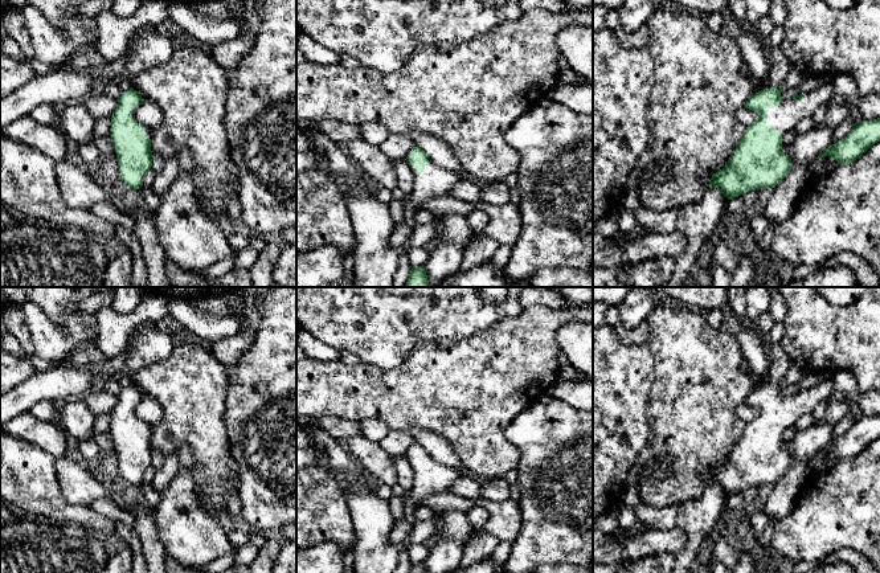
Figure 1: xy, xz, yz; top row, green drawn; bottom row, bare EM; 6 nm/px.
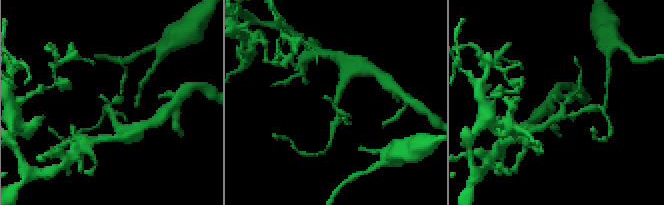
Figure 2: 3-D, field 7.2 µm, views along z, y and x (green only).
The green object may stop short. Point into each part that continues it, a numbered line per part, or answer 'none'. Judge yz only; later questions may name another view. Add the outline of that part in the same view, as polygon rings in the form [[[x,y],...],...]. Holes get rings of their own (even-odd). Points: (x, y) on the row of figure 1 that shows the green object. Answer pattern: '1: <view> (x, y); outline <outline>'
1: yz (784, 117); outline [[[832,81],[826,82],[802,95],[802,101],[782,101],[777,107],[766,109],[766,127],[774,127],[781,135],[793,130],[801,119],[813,116],[819,106],[827,105],[832,99],[835,95],[834,83]]]

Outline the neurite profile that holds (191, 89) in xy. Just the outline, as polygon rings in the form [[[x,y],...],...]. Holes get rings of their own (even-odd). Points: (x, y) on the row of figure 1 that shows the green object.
[[[193,46],[175,49],[167,64],[131,78],[132,89],[163,111],[160,126],[151,132],[151,151],[163,161],[177,159],[181,151],[193,157],[195,167],[180,171],[179,176],[187,175],[193,181],[198,204],[213,217],[228,212],[230,193],[226,181],[230,180],[237,192],[240,188],[224,127],[228,78],[210,53]]]

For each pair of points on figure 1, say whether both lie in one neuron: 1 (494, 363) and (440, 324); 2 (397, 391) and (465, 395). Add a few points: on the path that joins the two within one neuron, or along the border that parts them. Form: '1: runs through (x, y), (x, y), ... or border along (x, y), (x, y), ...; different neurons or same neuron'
1: border along (490, 326), (457, 340), (430, 340); different neurons
2: runs through (414, 391), (447, 391); same neuron

